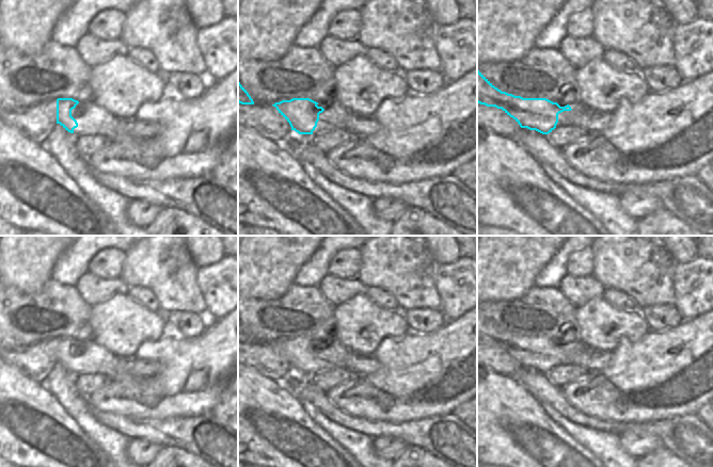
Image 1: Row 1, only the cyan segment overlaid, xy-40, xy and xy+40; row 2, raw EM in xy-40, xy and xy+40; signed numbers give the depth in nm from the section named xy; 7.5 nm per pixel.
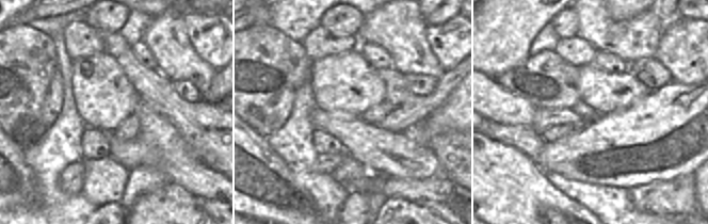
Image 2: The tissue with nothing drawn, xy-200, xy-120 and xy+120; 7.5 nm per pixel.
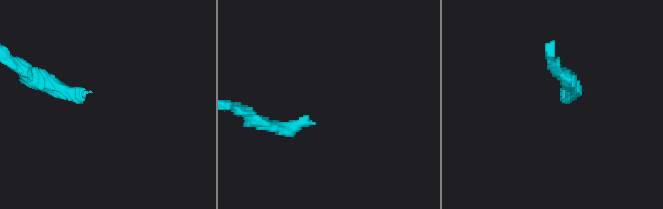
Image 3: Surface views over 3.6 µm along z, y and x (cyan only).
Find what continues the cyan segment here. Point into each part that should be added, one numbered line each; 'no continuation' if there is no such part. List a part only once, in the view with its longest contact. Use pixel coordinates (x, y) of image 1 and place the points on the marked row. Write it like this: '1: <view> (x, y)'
1: xy (334, 115)

